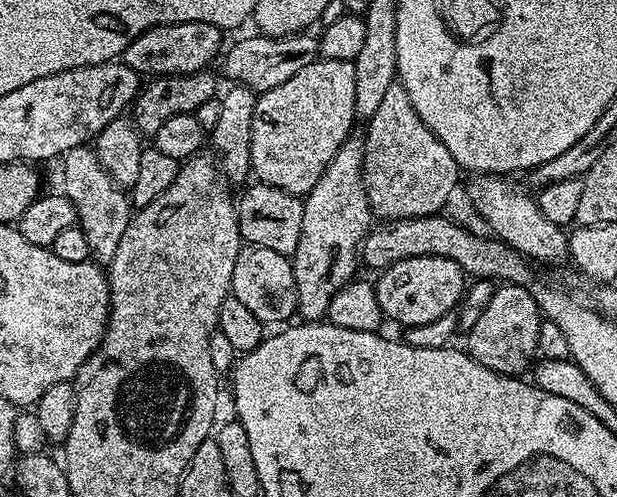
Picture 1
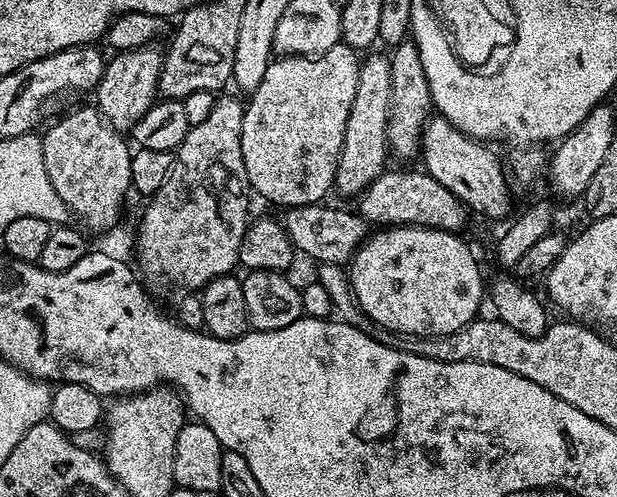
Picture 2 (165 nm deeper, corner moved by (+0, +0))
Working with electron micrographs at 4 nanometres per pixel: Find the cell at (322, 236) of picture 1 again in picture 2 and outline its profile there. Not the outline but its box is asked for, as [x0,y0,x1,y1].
[335,52,390,197]

